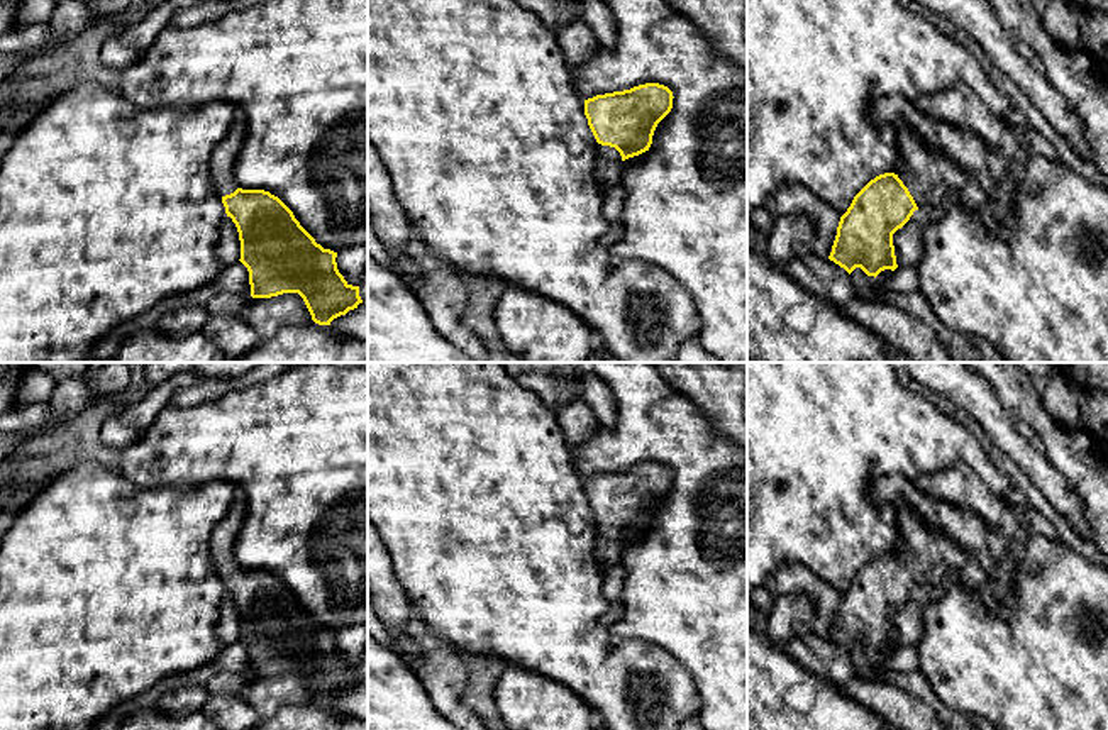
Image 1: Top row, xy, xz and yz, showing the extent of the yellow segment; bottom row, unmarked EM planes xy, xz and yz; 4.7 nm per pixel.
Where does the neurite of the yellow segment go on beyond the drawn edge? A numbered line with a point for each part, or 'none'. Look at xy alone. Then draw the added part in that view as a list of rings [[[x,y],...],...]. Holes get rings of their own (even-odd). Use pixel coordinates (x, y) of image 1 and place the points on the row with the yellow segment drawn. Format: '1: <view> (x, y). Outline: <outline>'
1: xy (222, 160). Outline: [[[237,108],[234,124],[210,158],[210,176],[220,198],[234,193],[239,188],[234,176],[234,164],[246,134],[247,122],[244,113]]]

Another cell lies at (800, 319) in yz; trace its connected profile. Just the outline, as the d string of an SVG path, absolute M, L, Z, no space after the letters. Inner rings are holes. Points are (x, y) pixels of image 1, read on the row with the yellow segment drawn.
M747 247L747 362L893 362L896 351Z

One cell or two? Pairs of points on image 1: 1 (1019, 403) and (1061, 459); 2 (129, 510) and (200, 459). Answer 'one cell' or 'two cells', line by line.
1: one cell
2: two cells

